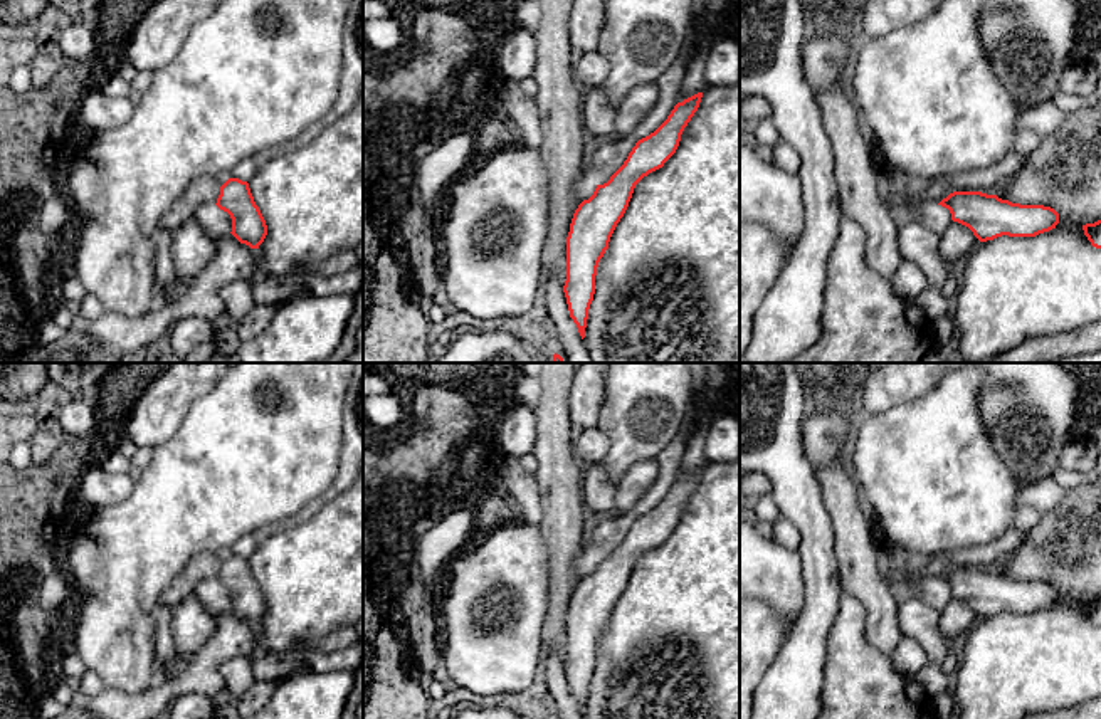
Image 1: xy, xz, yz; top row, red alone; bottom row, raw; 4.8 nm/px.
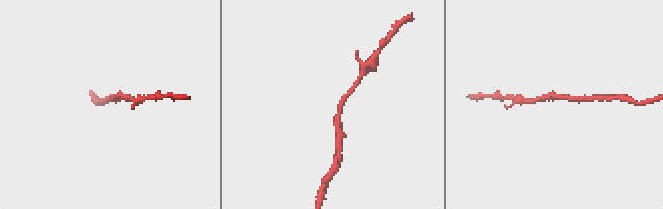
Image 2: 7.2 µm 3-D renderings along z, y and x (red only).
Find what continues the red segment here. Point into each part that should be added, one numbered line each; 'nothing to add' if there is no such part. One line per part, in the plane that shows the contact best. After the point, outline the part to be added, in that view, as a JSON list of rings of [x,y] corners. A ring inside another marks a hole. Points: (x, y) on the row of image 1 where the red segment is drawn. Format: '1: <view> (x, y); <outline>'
nothing to add

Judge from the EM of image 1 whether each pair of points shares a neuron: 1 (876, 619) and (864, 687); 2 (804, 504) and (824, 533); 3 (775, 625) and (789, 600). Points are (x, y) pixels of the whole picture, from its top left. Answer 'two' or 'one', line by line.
1: two
2: one
3: two

